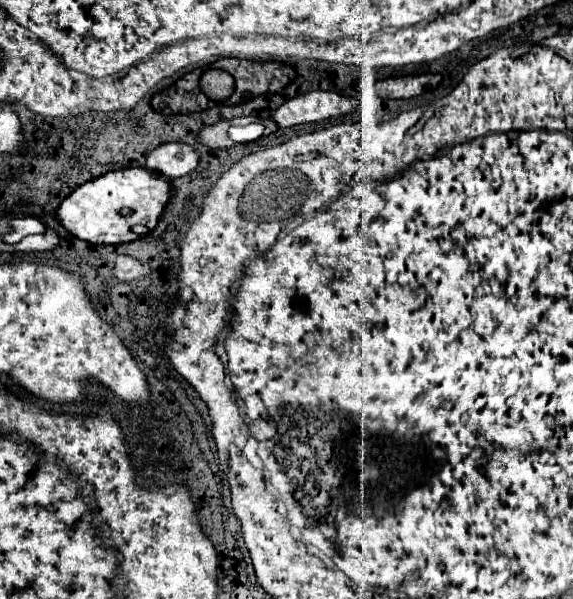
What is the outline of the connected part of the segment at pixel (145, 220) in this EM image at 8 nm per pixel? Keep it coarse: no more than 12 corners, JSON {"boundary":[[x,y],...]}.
{"boundary":[[146,167],[108,171],[70,193],[58,219],[92,245],[152,231],[172,181]]}

